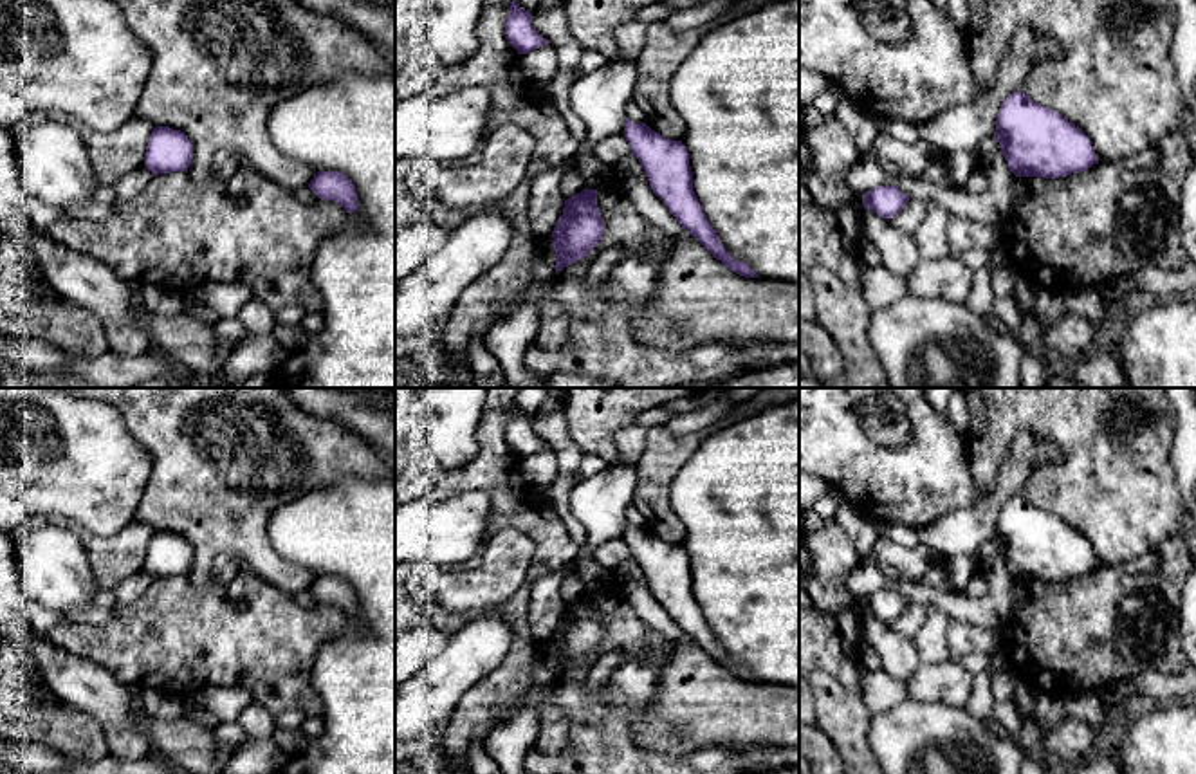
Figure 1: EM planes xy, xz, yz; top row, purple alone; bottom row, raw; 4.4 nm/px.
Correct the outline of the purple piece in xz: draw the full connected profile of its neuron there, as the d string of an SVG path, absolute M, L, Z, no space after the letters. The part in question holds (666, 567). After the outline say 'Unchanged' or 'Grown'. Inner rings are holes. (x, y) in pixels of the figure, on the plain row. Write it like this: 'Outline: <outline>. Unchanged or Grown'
Outline: M626 523L622 538L631 557L639 563L653 597L664 606L675 624L732 677L758 682L747 668L734 664L725 655L709 628L693 595L689 557L682 545L666 543L646 527L633 527L630 523Z. Unchanged

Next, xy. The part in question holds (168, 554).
Outline: M170 530L153 532L144 570L153 577L188 576L193 567L193 548L188 539Z. Unchanged

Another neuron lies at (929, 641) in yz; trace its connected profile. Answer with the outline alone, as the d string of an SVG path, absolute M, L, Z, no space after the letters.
M925 606L925 622L913 637L920 664L938 664L947 659L945 631L951 617L938 606Z

